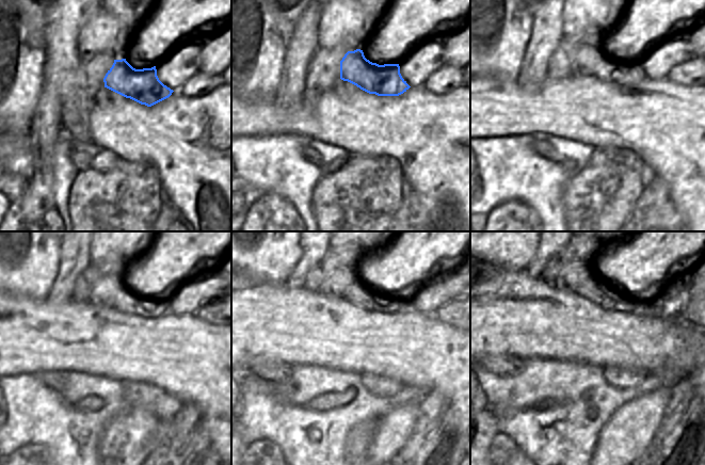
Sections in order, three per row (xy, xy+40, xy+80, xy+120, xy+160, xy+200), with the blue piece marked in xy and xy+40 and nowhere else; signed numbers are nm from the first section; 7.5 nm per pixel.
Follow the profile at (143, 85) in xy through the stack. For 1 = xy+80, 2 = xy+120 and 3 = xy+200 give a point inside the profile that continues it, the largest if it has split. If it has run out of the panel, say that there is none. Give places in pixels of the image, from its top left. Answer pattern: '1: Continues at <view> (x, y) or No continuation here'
1: Continues at xy+80 (590, 61)
2: Continues at xy+120 (108, 290)
3: Continues at xy+200 (576, 277).

